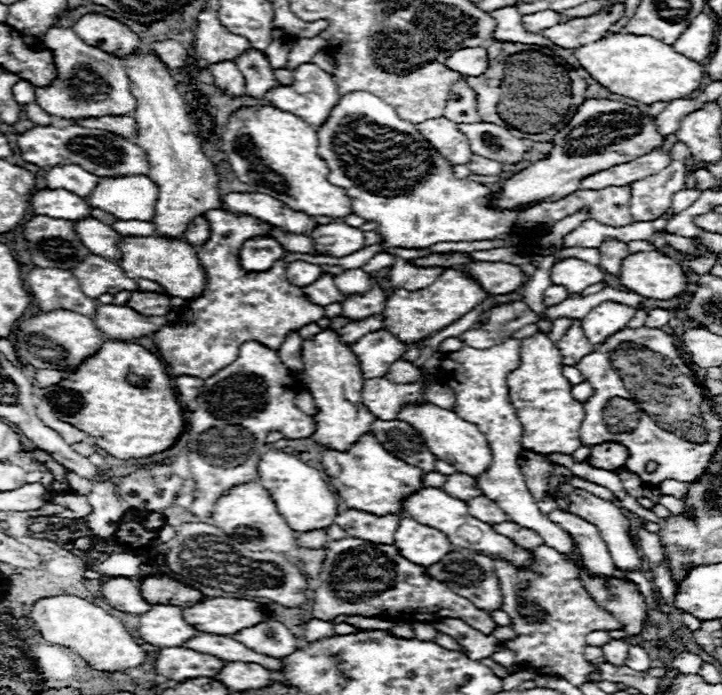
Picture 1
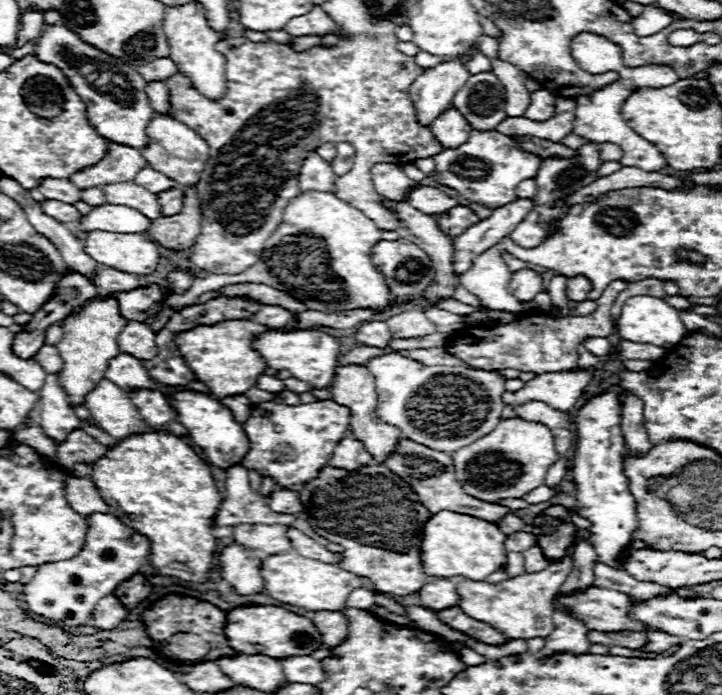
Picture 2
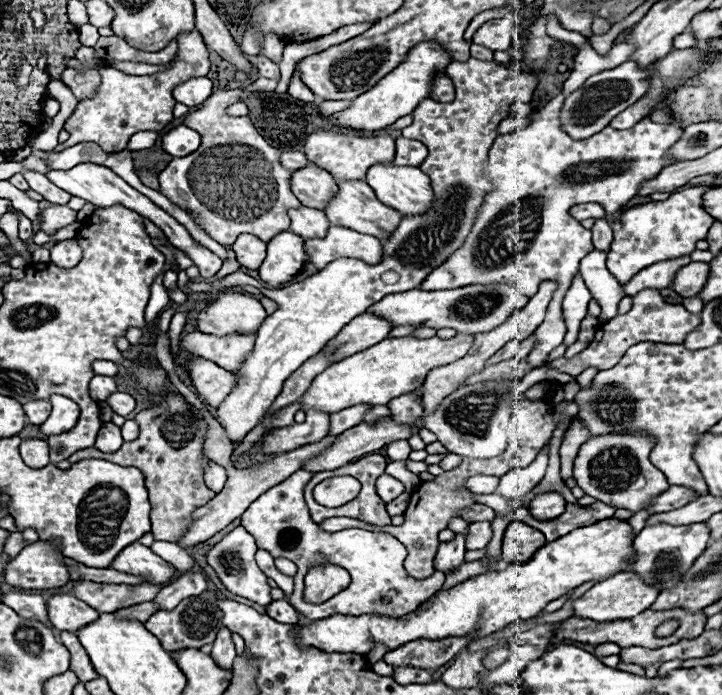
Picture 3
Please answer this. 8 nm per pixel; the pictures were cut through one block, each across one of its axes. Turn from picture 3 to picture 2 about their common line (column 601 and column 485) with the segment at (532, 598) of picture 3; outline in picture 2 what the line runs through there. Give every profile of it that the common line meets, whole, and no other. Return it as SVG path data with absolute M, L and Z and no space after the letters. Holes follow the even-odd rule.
M448 510L438 512L424 526L422 568L432 578L462 576L468 580L486 580L488 574L506 566L504 540L506 534L496 524Z

